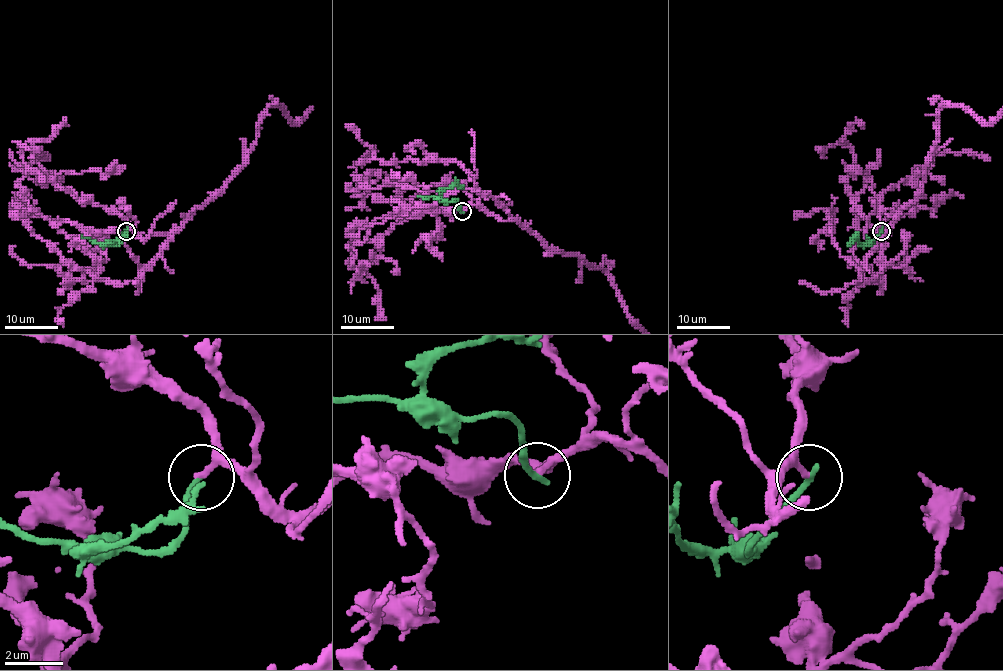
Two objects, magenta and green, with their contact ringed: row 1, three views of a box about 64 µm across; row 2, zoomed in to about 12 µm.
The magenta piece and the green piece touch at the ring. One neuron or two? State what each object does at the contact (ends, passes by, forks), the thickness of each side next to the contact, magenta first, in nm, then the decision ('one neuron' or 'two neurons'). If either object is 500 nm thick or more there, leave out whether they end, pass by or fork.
magenta passes by; green ends; calibres 160 and 240 nm; two neurons

